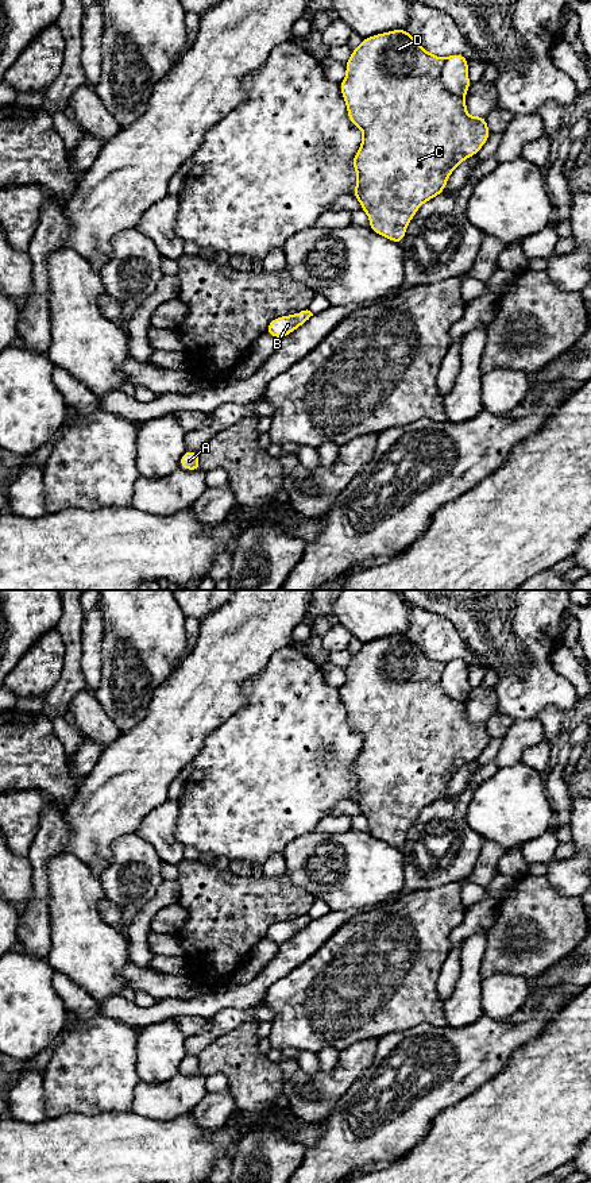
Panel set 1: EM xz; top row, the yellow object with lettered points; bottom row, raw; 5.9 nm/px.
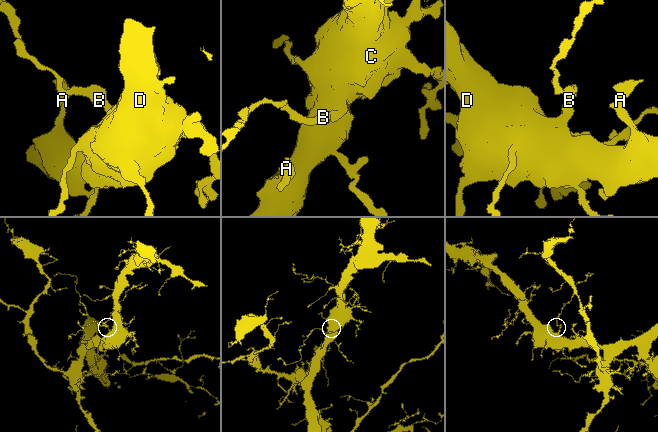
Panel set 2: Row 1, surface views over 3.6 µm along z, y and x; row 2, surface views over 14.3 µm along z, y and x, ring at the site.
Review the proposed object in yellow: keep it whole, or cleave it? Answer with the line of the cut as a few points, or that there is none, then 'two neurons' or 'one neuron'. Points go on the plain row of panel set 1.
no cut; one neuron

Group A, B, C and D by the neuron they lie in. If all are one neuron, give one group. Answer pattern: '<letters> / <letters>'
A B C D

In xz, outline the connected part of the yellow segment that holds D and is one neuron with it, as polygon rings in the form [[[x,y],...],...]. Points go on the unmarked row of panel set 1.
[[[401,633],[364,643],[344,668],[347,681],[339,687],[341,701],[349,727],[363,736],[362,750],[352,764],[358,786],[351,799],[368,820],[368,833],[391,847],[401,849],[418,813],[443,798],[452,777],[476,760],[491,740],[486,721],[467,720],[468,666],[463,659],[447,663],[430,659],[406,633]]]

